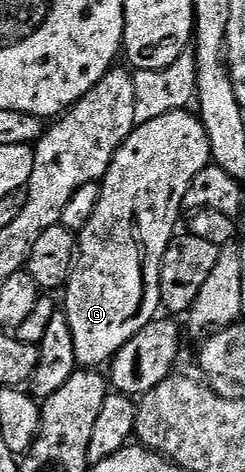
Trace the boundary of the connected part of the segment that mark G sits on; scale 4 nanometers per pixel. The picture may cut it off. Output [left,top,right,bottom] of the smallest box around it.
[65,109,212,370]

